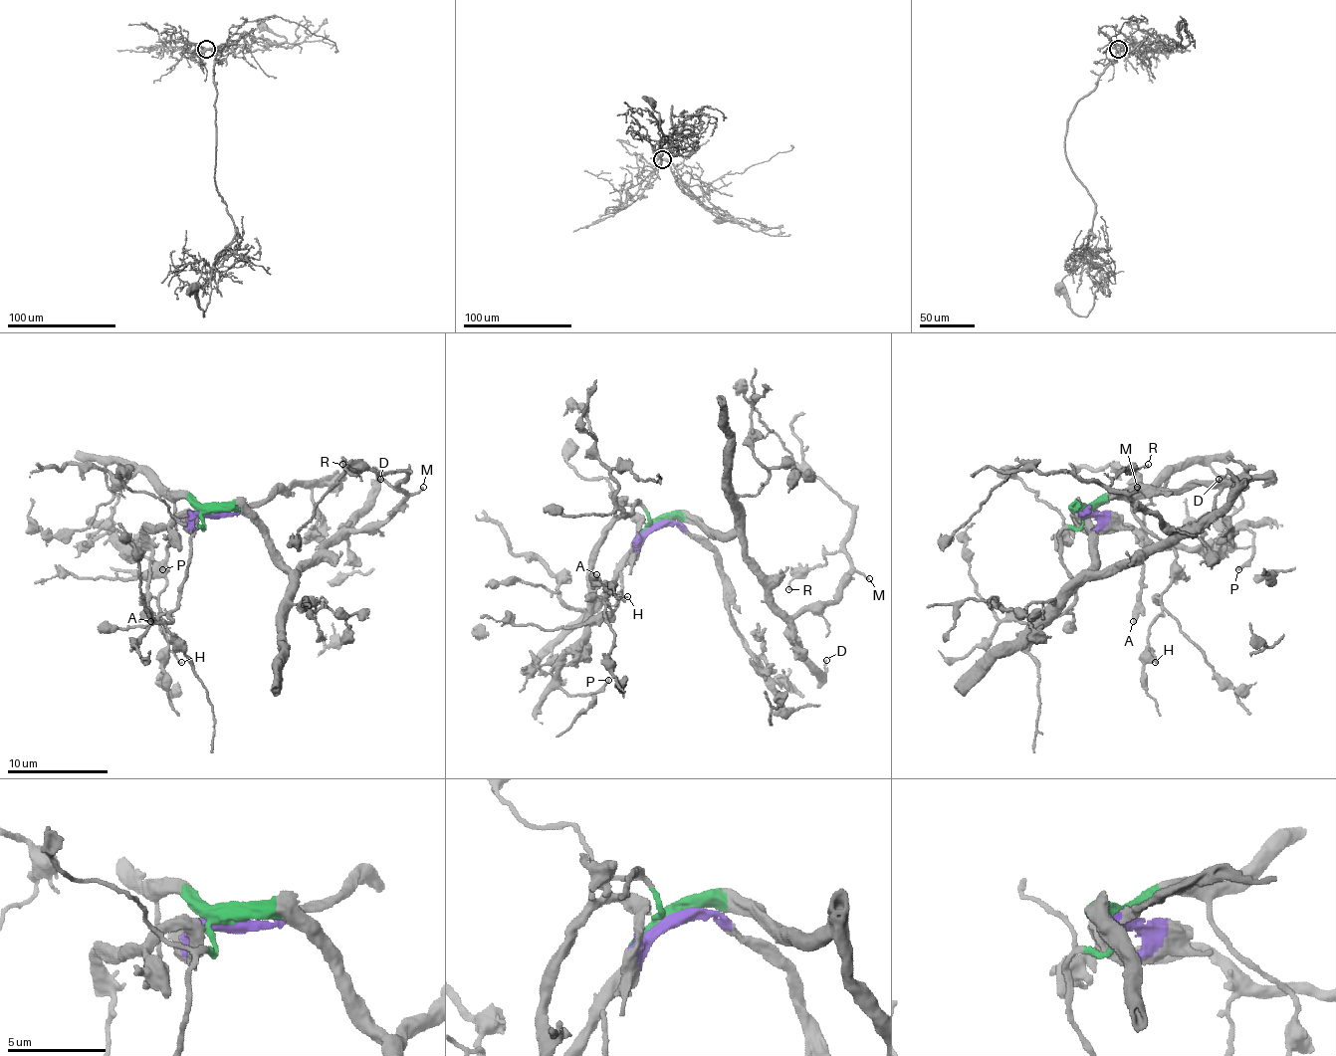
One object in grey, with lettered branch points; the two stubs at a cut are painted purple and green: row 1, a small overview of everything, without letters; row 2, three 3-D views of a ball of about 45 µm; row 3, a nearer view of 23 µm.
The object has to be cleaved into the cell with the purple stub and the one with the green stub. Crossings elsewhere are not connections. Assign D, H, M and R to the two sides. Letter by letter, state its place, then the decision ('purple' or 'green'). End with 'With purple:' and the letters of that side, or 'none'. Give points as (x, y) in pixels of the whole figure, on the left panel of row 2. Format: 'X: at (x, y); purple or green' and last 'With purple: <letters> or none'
D: at (380, 479); green
H: at (181, 662); green
M: at (423, 487); green
R: at (342, 464); green
With purple: none

